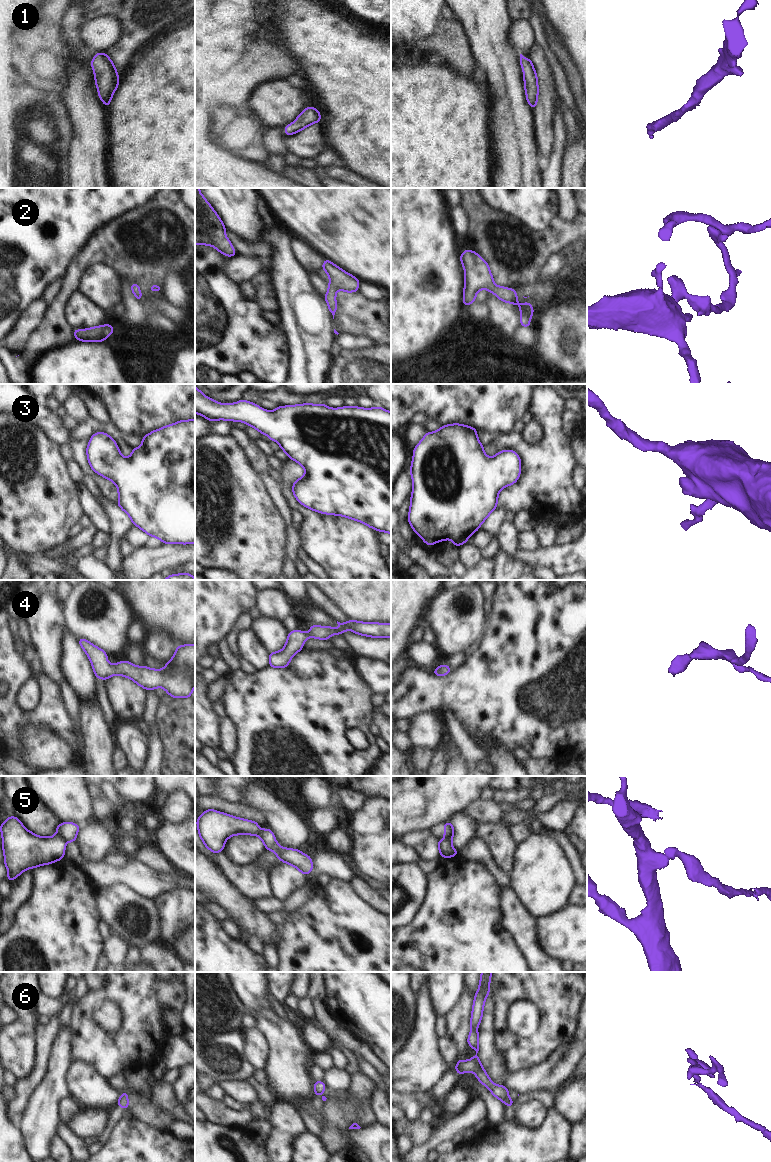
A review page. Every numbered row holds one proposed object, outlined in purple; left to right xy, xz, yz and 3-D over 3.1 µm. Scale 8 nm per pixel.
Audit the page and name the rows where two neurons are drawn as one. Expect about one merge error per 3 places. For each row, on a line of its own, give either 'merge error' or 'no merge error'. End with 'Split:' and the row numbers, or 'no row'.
1: no merge error
2: no merge error
3: no merge error
4: no merge error
5: merge error
6: merge error
Split: 5, 6

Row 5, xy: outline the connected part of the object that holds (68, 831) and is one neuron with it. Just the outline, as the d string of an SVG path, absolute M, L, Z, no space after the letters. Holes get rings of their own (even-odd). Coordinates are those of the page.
M64 822L57 826L56 833L65 842L75 842L80 826L72 822Z

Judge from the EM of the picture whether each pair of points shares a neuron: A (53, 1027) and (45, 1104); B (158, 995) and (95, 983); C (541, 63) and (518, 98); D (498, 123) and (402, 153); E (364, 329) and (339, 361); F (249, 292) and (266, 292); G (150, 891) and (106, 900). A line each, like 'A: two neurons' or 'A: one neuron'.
A: two neurons
B: two neurons
C: two neurons
D: two neurons
E: two neurons
F: two neurons
G: two neurons

